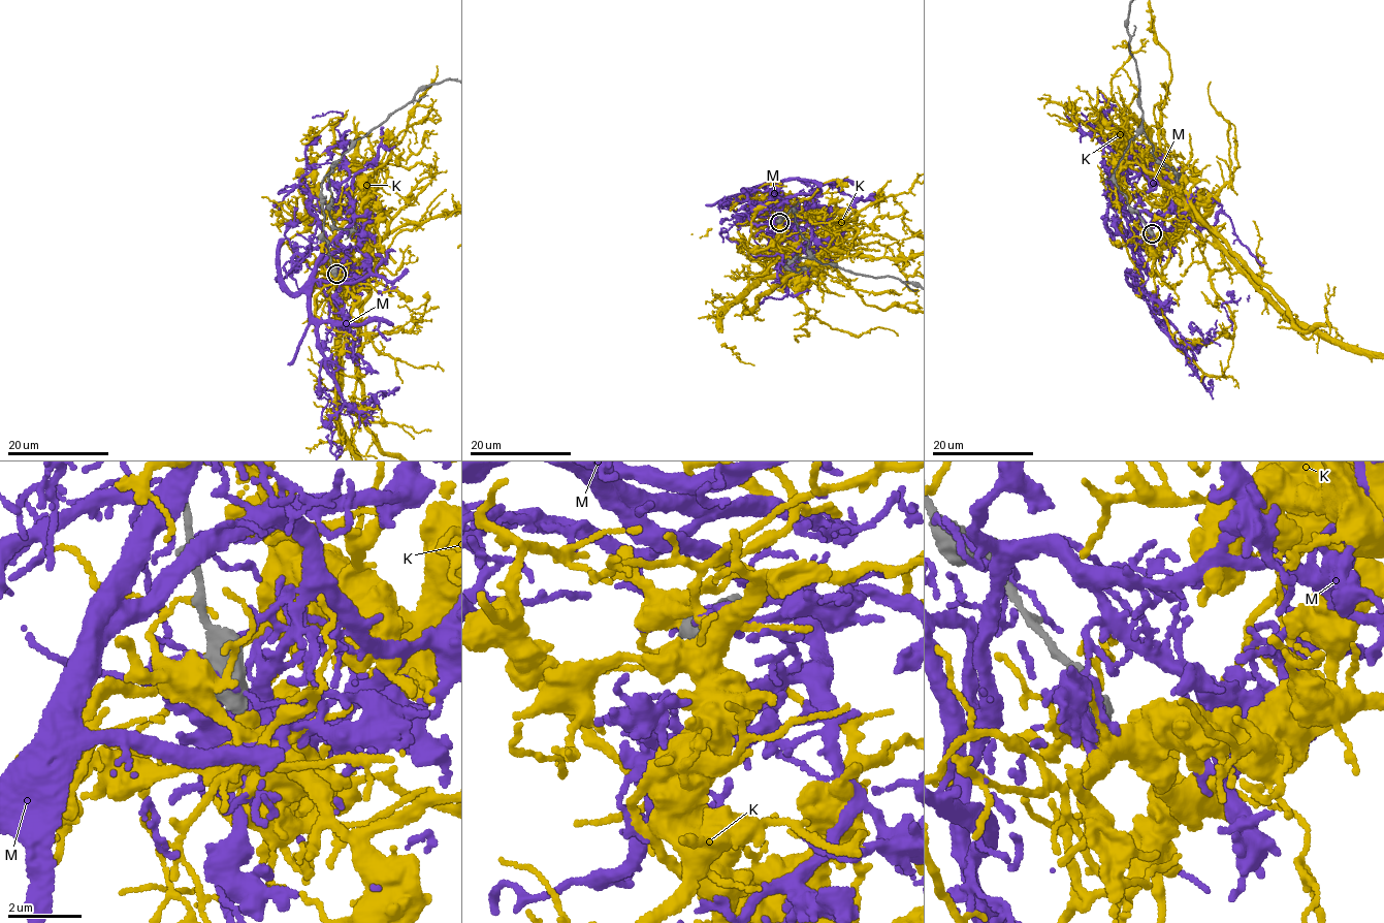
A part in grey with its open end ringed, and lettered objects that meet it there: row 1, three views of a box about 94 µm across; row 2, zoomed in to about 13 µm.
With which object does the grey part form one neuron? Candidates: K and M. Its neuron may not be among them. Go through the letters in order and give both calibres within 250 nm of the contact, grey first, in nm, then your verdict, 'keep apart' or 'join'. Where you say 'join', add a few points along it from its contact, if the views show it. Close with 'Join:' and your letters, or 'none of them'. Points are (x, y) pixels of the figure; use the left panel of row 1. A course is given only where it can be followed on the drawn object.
K: calibres 900 and 420 nm; keep apart
M: calibres 650 and 110 nm; keep apart
Join: none of them

